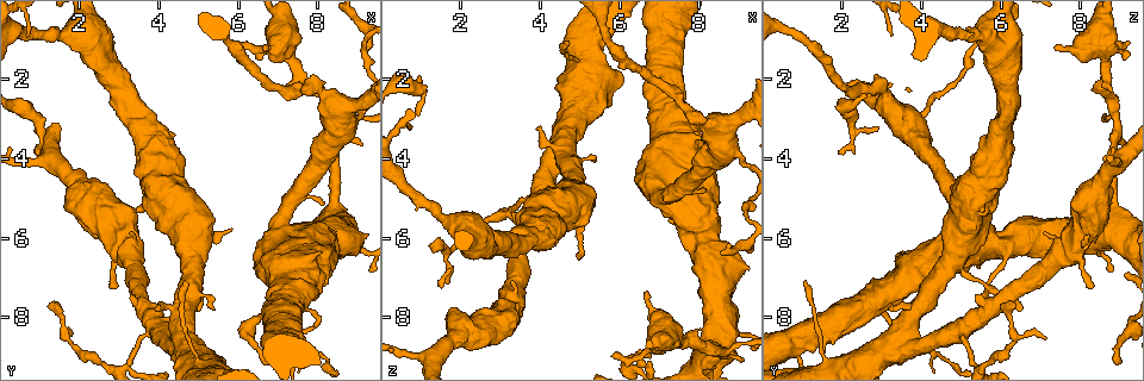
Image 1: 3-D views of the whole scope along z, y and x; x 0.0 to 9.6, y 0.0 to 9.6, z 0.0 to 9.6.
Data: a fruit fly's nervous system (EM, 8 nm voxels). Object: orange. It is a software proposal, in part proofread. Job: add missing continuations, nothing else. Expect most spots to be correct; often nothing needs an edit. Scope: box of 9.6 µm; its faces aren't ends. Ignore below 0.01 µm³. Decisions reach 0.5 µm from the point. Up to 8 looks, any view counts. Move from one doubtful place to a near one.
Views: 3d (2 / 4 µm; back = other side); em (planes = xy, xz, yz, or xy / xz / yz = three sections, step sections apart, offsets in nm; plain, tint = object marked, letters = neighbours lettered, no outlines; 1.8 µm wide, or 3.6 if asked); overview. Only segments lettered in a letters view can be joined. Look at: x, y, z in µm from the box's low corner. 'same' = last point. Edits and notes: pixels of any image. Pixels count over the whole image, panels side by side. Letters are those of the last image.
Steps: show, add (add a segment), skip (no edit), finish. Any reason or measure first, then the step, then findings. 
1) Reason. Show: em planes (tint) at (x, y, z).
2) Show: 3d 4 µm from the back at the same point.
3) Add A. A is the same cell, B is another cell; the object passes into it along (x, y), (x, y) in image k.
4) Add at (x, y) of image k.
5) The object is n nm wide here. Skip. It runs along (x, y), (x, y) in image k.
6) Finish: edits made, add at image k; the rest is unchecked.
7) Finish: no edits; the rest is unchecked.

Branch stops here. Show: 3d 2 µm at (0.95, 3.85, 1.95).

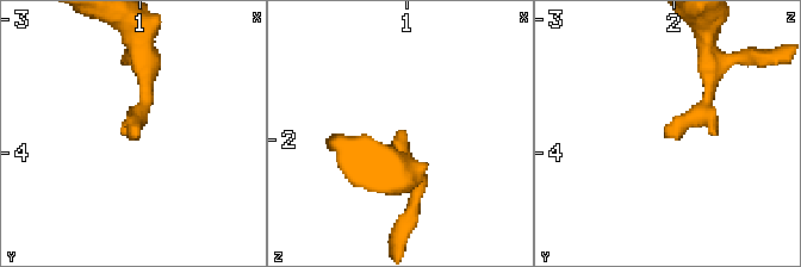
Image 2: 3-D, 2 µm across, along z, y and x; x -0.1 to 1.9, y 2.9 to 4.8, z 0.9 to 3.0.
Show: em planes (plain) at (0.98, 3.88, 1.94).

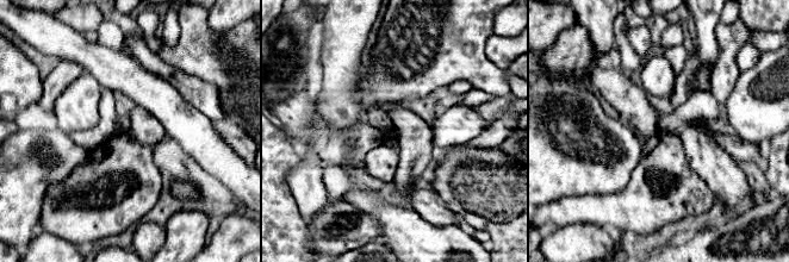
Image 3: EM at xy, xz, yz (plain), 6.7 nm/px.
See the neighbours. Show: em planes (letters) at the same point.

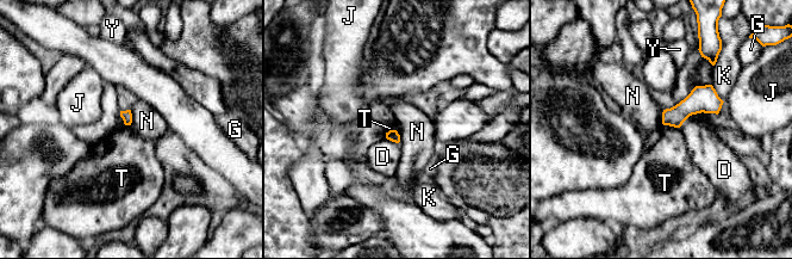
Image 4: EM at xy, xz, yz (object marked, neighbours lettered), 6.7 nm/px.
Skip. D, G, J, K, N, T and Y are other cells; a border runs along (663, 124), (679, 128) in image 4; none of them fits.

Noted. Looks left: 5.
Thin neck. Show: 3d 4 µm at (1.65, 8.15, 6.25).

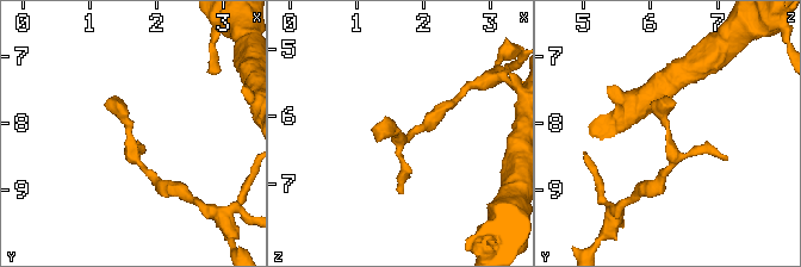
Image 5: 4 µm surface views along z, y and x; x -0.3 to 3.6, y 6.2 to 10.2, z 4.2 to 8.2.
Show: em planes (tint) at (1.60, 8.10, 6.25).

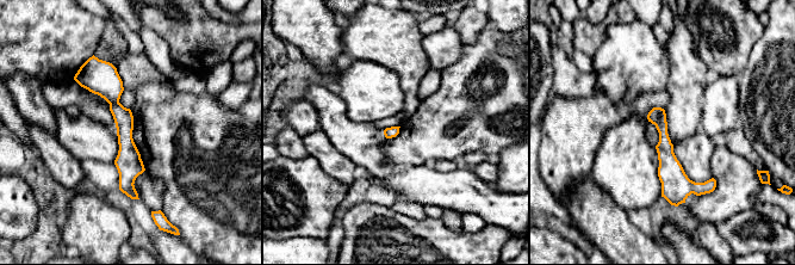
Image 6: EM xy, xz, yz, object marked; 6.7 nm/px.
Show: em planes (letters) at the same point.

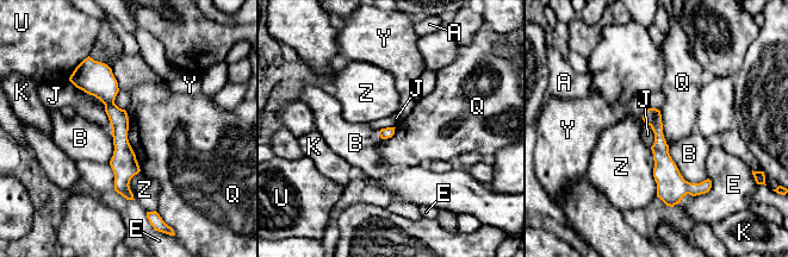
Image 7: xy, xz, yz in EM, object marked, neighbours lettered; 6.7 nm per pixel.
Skip. A, B, E, J, K, Q, U, Y and Z are other cells; it runs along (99, 66), (130, 196) in image 7; none of them fits.

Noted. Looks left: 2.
Tapers out. Show: 3d 2 µm from the back at (6.80, 9.05, 9.05).

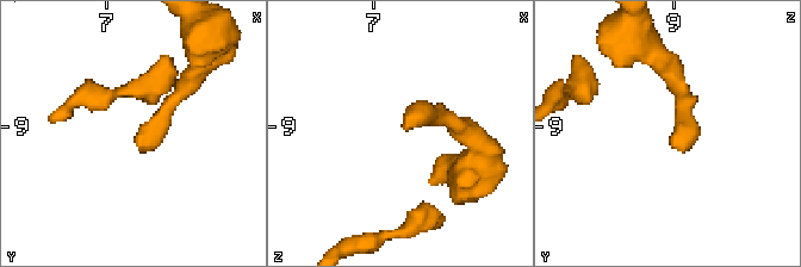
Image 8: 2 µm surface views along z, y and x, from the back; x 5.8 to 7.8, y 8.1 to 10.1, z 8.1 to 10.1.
Show: em planes (letters) at (6.78, 9.10, 9.00).

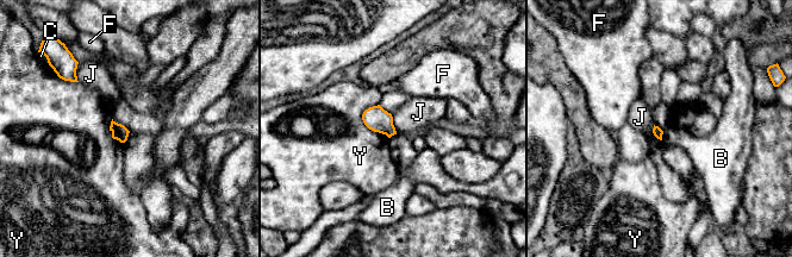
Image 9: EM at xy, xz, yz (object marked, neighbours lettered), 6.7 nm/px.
Skip. B, C, F, J and Y are other cells; a border runs along (391, 114), (397, 132) in image 9; none of them fits.

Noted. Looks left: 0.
Finish: no edits; the rest is unchecked.

